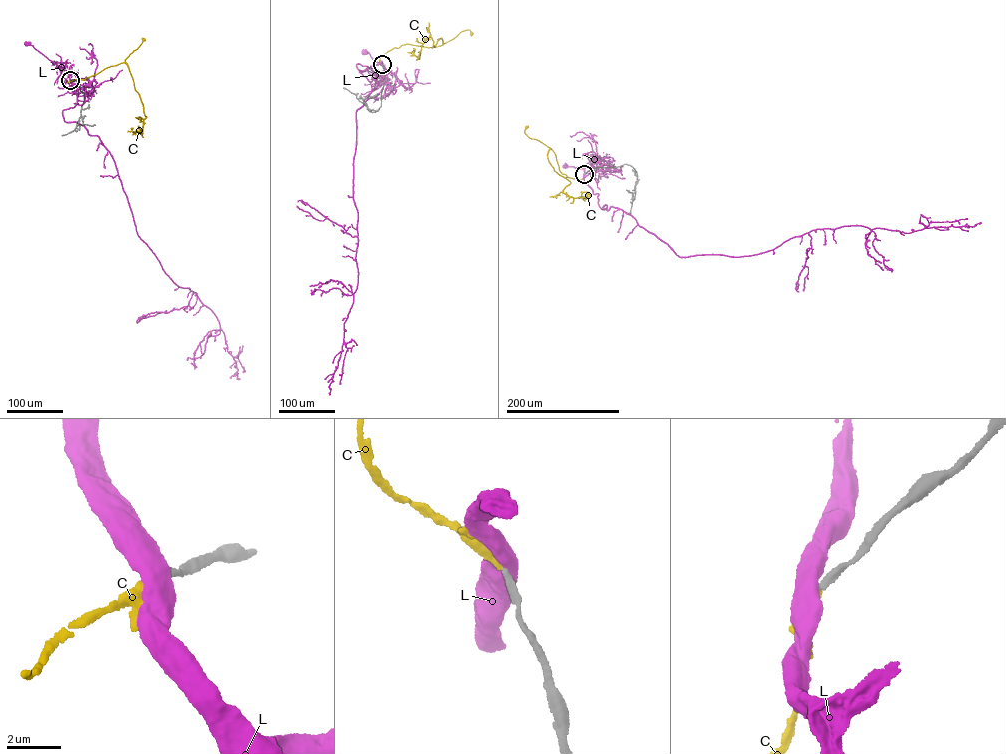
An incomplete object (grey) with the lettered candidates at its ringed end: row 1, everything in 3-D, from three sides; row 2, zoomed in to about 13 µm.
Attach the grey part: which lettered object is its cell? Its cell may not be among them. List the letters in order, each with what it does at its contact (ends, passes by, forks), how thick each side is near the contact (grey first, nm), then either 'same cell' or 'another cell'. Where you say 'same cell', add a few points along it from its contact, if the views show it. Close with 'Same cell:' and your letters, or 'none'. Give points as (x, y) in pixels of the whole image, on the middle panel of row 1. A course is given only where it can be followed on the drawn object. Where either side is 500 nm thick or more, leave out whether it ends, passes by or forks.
C: it ends; calibres 260 and 280 nm; same cell; course (382, 64), (380, 58), (395, 47), (410, 44), (436, 47), (463, 31), (468, 29), (471, 33)
L: calibres 280 and 600 nm; another cell
Same cell: C

